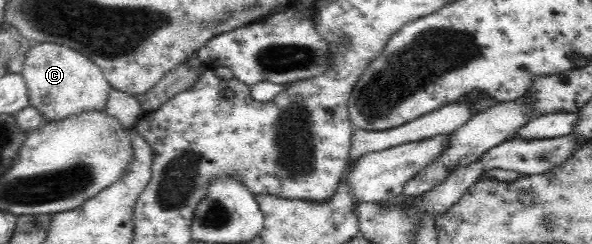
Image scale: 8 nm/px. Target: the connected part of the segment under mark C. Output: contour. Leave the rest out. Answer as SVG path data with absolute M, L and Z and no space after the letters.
M55 42L30 45L21 69L29 91L29 105L37 108L46 123L64 120L85 110L104 110L112 86L99 66L78 50Z

